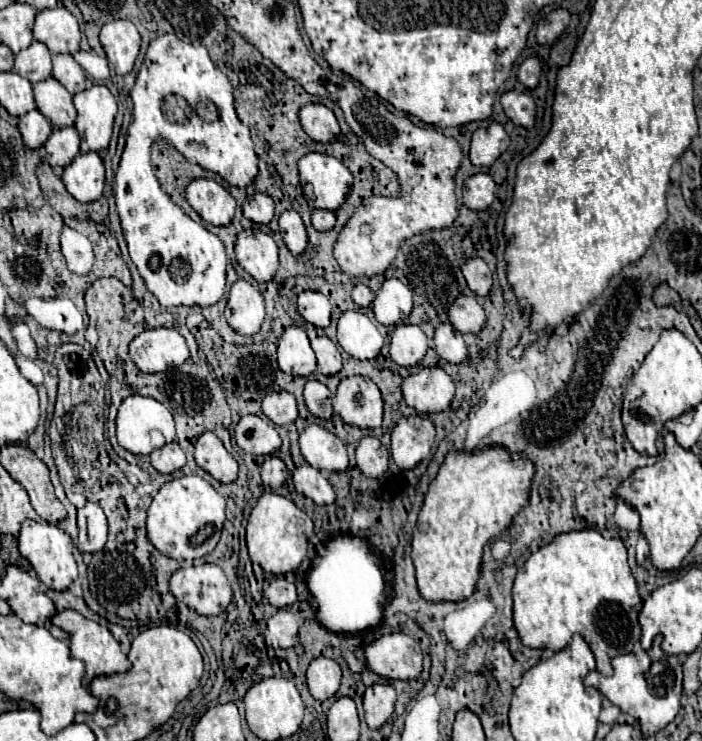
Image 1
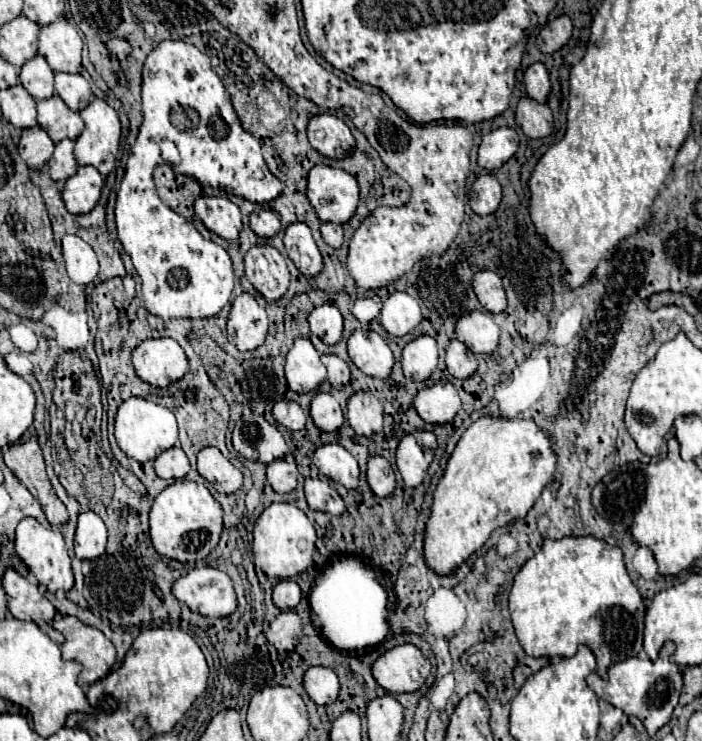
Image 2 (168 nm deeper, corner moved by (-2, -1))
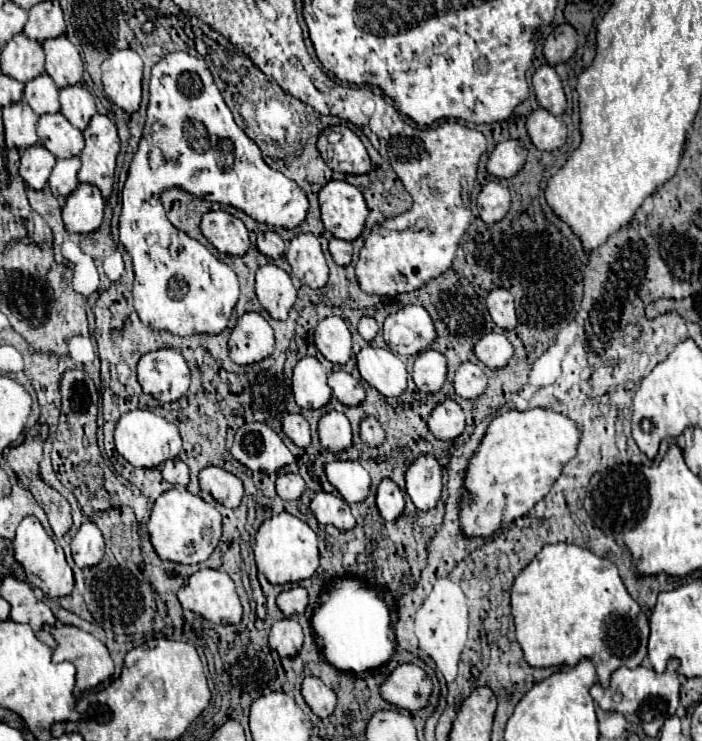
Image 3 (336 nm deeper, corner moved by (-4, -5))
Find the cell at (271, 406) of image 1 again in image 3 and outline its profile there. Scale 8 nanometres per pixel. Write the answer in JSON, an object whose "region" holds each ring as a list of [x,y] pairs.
{"region":[[[287,415],[283,419],[283,431],[297,447],[303,447],[303,449],[309,447],[311,431],[309,431],[309,423],[307,423],[305,417],[301,417],[301,415]]]}

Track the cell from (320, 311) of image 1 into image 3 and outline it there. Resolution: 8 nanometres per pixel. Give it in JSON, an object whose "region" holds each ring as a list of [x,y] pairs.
{"region":[[[327,317],[317,325],[315,345],[327,361],[341,365],[341,367],[347,365],[353,353],[351,333],[341,317]]]}

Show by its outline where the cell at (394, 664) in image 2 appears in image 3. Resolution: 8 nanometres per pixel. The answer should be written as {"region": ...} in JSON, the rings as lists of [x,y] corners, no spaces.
{"region":[[[413,663],[399,665],[381,685],[381,697],[387,703],[407,711],[419,711],[427,707],[431,693],[433,693],[431,677]]]}

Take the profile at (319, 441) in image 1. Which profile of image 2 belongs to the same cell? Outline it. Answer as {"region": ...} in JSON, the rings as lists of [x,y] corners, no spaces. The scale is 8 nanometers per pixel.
{"region":[[[329,443],[329,445],[323,445],[323,447],[315,449],[313,465],[325,477],[333,479],[335,483],[345,485],[347,489],[357,487],[359,465],[357,465],[355,457],[345,447],[341,447],[339,443]]]}

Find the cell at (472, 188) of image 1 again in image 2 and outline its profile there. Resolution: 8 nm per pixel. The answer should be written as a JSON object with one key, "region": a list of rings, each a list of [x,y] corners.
{"region":[[[479,175],[469,193],[469,205],[477,215],[489,215],[499,207],[501,185],[495,175]]]}

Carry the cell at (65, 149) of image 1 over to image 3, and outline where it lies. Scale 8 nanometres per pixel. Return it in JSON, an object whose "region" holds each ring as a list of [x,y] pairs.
{"region":[[[79,157],[57,159],[53,173],[49,177],[49,187],[55,197],[69,197],[79,187],[79,179],[77,179],[79,165],[81,165]]]}

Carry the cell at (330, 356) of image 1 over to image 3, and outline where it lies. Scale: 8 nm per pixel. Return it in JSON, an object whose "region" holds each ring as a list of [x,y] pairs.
{"region":[[[333,371],[329,375],[329,387],[333,395],[347,407],[355,407],[365,399],[365,389],[361,381],[345,371]]]}

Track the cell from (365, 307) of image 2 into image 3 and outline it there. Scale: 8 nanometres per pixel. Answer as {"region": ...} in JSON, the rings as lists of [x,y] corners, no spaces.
{"region":[[[363,317],[361,323],[359,323],[359,335],[365,339],[365,341],[373,341],[375,335],[379,331],[379,325],[375,323],[373,317]]]}

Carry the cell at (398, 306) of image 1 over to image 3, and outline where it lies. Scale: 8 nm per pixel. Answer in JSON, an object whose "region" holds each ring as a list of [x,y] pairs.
{"region":[[[407,305],[385,319],[383,337],[393,353],[411,357],[429,349],[437,333],[431,315],[421,305]]]}

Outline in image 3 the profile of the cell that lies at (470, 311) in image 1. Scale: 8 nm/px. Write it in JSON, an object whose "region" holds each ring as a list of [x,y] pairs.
{"region":[[[489,333],[475,345],[475,355],[491,369],[501,369],[513,357],[513,345],[501,333]]]}

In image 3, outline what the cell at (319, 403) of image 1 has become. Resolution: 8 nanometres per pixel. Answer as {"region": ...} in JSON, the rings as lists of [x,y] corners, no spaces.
{"region":[[[329,411],[319,419],[319,439],[325,451],[339,453],[353,445],[351,425],[345,413]]]}

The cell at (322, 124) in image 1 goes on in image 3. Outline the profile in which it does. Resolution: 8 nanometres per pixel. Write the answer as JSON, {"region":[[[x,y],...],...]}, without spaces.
{"region":[[[347,125],[325,129],[317,141],[317,147],[323,161],[337,173],[363,175],[371,169],[371,159],[361,139]]]}

